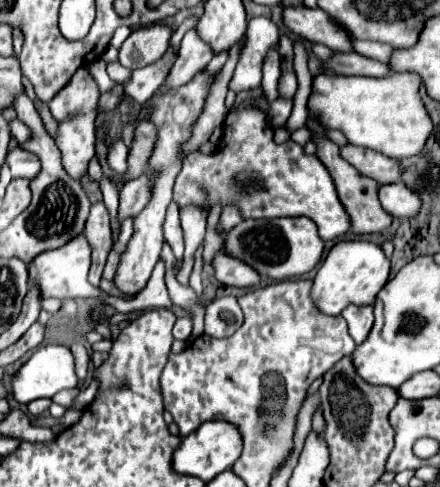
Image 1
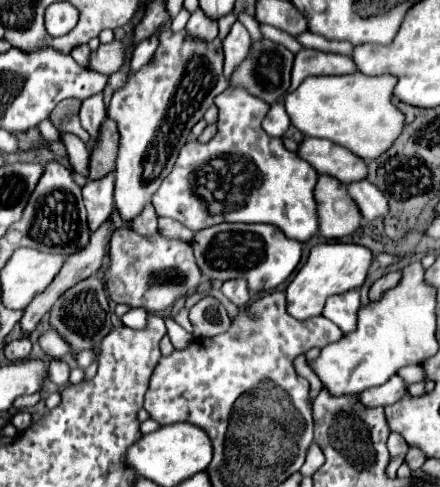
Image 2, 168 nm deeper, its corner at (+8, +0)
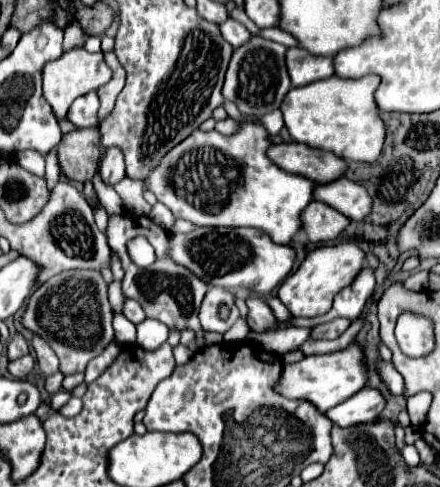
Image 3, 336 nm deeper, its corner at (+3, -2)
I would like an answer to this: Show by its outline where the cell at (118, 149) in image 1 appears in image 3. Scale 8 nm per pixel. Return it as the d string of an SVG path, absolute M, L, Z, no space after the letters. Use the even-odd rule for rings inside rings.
M89 92L73 102L73 106L67 112L67 118L77 126L77 128L89 128L97 126L97 112L99 112L99 98L95 92Z

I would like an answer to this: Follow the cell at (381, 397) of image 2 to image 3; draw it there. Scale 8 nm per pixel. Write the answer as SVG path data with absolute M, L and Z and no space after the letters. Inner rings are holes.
M363 388L357 394L353 394L349 400L341 402L339 406L327 410L327 418L337 426L353 426L359 422L371 422L375 420L387 404L387 398L377 388Z

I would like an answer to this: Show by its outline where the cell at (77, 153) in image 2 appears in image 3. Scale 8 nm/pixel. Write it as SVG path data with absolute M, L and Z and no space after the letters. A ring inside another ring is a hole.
M85 48L69 50L59 60L53 60L45 64L43 68L43 96L53 106L57 118L67 118L67 110L71 102L91 90L97 90L99 86L107 84L111 78L111 68L103 60L103 52L91 54Z

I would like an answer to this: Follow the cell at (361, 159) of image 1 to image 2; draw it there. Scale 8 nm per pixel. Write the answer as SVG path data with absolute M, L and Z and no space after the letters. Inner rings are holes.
M304 138L296 154L312 164L318 174L332 176L342 184L362 180L368 174L366 162L362 158L348 152L344 146L332 144L322 138Z

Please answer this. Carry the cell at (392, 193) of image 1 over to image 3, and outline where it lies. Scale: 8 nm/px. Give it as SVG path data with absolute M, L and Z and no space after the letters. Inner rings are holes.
M339 178L335 182L317 186L313 196L333 206L351 220L365 220L369 216L369 210L373 210L373 198L369 198L365 186L349 178Z

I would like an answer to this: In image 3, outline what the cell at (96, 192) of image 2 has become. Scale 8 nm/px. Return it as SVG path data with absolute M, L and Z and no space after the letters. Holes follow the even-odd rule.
M107 148L105 156L101 158L101 168L99 168L101 180L109 186L115 186L125 178L125 164L123 164L123 154L117 148Z

